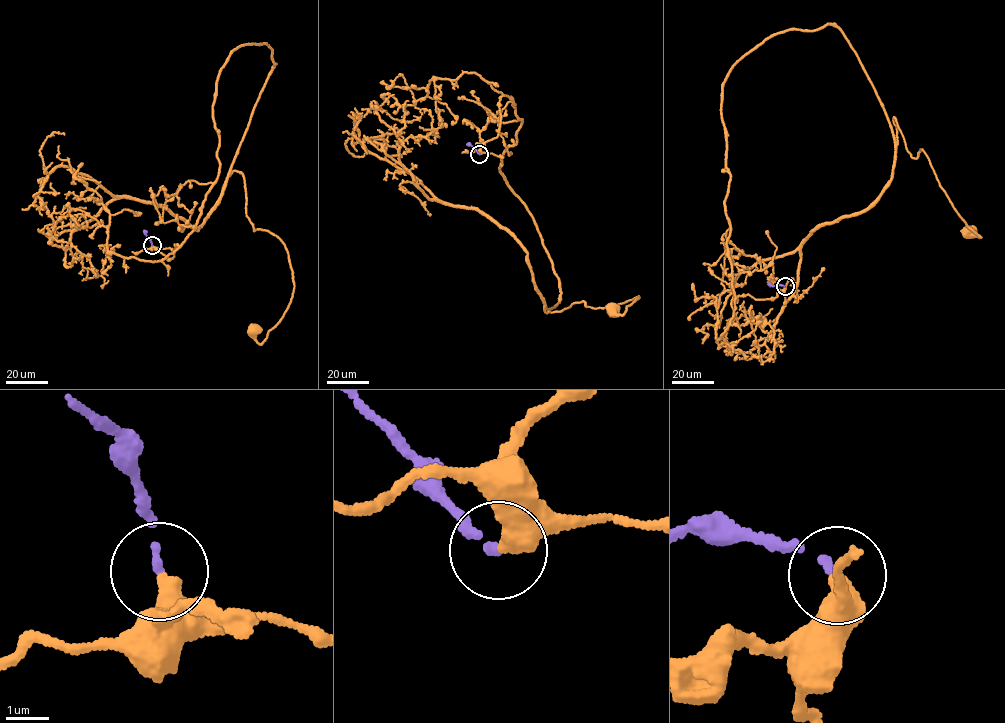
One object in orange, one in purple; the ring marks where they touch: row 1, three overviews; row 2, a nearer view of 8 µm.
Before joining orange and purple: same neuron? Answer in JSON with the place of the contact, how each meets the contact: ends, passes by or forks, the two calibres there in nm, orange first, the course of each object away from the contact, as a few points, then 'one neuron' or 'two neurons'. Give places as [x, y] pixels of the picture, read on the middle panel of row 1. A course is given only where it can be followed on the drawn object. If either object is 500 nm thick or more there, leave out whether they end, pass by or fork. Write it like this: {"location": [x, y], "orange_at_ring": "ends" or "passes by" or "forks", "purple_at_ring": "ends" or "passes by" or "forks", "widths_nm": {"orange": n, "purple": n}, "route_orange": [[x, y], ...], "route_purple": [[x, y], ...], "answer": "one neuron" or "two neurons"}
{"location": [479, 154], "orange_at_ring": "ends", "purple_at_ring": "ends", "widths_nm": {"orange": 440, "purple": 170}, "route_orange": [[479, 154], [507, 96], [522, 120], [499, 172], [558, 278], [544, 312], [640, 297], [612, 308]], "route_purple": [[479, 154], [467, 144]], "answer": "one neuron"}

